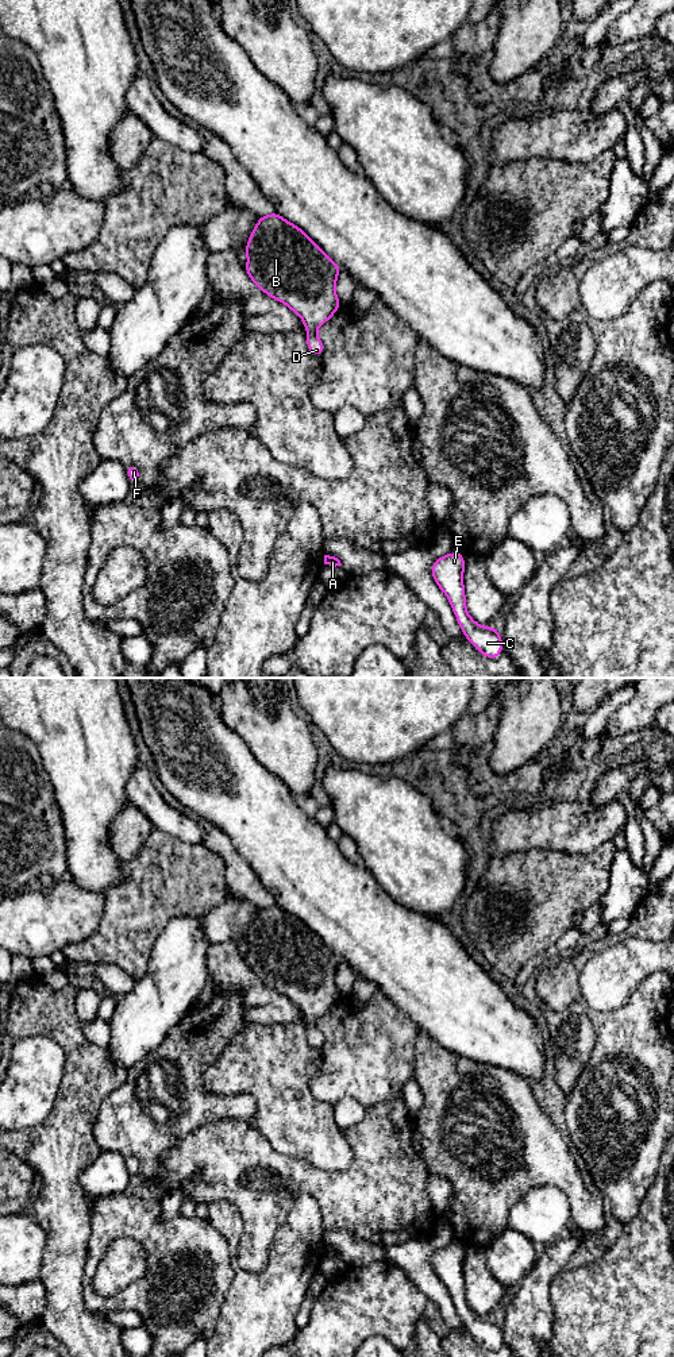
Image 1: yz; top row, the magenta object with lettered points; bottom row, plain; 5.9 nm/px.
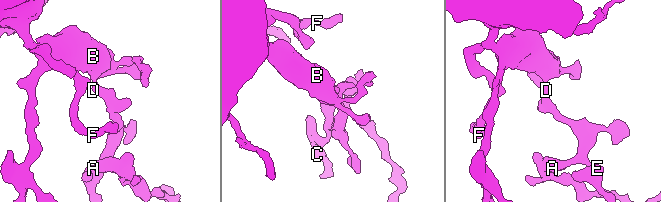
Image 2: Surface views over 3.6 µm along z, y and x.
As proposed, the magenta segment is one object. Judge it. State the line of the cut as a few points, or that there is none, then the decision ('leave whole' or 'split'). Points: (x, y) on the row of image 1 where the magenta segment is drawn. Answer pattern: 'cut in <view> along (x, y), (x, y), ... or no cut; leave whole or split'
no cut; leave whole

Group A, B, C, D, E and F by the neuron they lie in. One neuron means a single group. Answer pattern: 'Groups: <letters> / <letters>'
Groups: A B C D E F

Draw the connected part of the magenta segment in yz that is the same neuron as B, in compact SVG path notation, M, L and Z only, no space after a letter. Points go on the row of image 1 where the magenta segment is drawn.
M276 211L259 216L244 251L250 280L300 316L307 328L308 351L321 356L324 344L316 331L342 305L335 292L342 267Z

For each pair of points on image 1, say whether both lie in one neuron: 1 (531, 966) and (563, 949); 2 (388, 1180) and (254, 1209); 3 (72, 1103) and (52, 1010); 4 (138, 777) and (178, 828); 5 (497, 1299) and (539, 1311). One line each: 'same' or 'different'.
1: same
2: same
3: same
4: same
5: different

